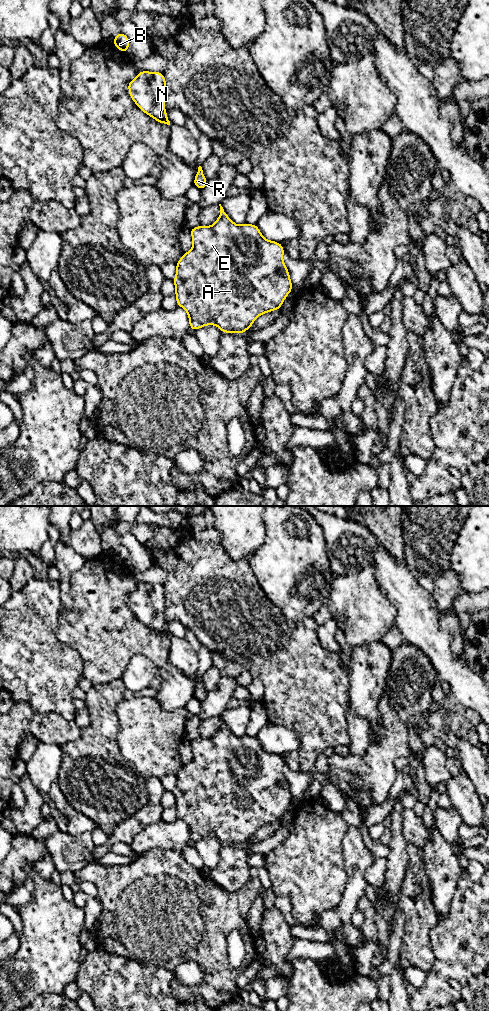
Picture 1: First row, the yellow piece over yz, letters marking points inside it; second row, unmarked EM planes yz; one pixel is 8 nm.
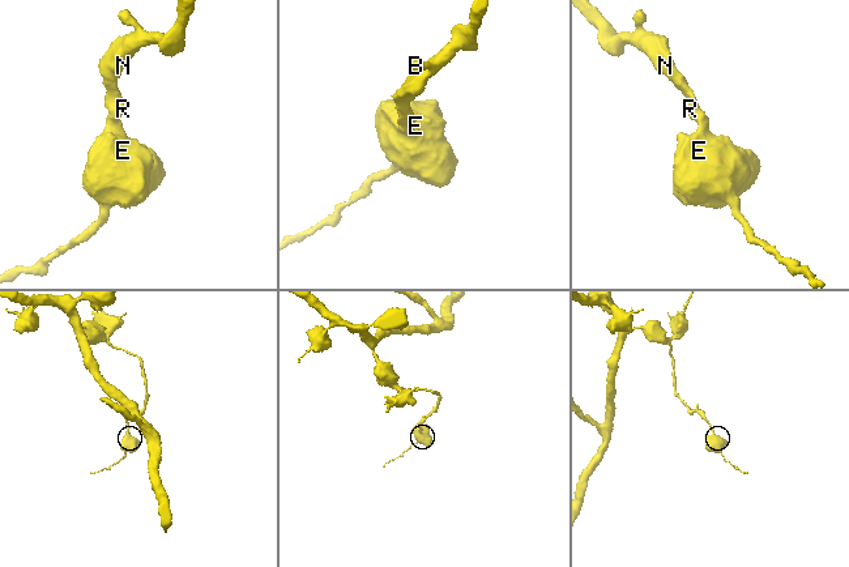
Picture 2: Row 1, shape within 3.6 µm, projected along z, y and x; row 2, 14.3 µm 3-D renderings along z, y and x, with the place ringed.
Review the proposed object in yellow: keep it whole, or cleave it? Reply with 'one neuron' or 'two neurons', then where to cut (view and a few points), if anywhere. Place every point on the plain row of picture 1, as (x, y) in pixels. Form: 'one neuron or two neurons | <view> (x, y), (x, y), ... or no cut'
one neuron | no cut

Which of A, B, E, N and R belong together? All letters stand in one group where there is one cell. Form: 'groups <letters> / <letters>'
groups A B E N R

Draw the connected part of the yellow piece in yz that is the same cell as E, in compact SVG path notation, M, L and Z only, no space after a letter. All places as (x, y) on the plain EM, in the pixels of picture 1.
M221 716L219 718L220 727L211 738L199 737L190 741L192 760L179 771L173 791L176 813L177 818L187 824L191 842L214 837L223 845L241 846L246 844L260 827L281 821L285 810L292 804L292 794L283 773L285 763L281 755L267 752L257 736L237 737L228 729Z

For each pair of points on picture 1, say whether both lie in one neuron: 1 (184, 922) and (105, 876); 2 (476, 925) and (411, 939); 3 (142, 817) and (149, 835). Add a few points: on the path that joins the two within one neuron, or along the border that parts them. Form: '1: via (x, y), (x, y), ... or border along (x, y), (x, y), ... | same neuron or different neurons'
1: via (164, 912), (152, 909), (125, 891) | same neuron
2: border along (437, 916), (437, 922), (429, 935), (435, 958) | different neurons
3: border along (160, 819), (149, 823), (130, 843) | different neurons

